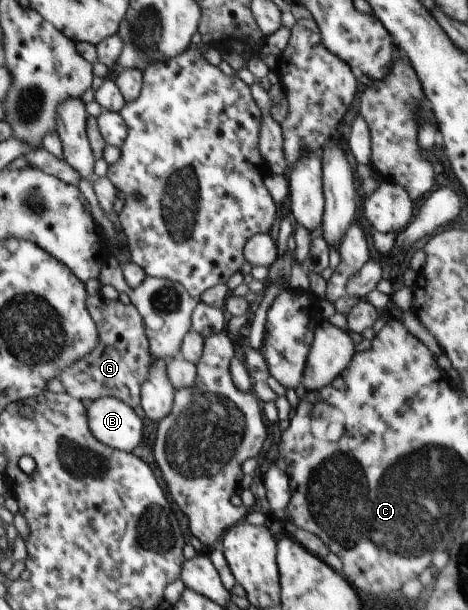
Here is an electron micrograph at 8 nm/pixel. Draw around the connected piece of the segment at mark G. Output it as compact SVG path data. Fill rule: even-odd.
M100 293L86 297L85 306L100 335L98 345L90 354L65 368L58 375L60 383L68 395L81 402L112 396L123 400L128 407L138 407L138 391L148 379L153 361L141 315L132 303L124 305L119 300L110 301Z

